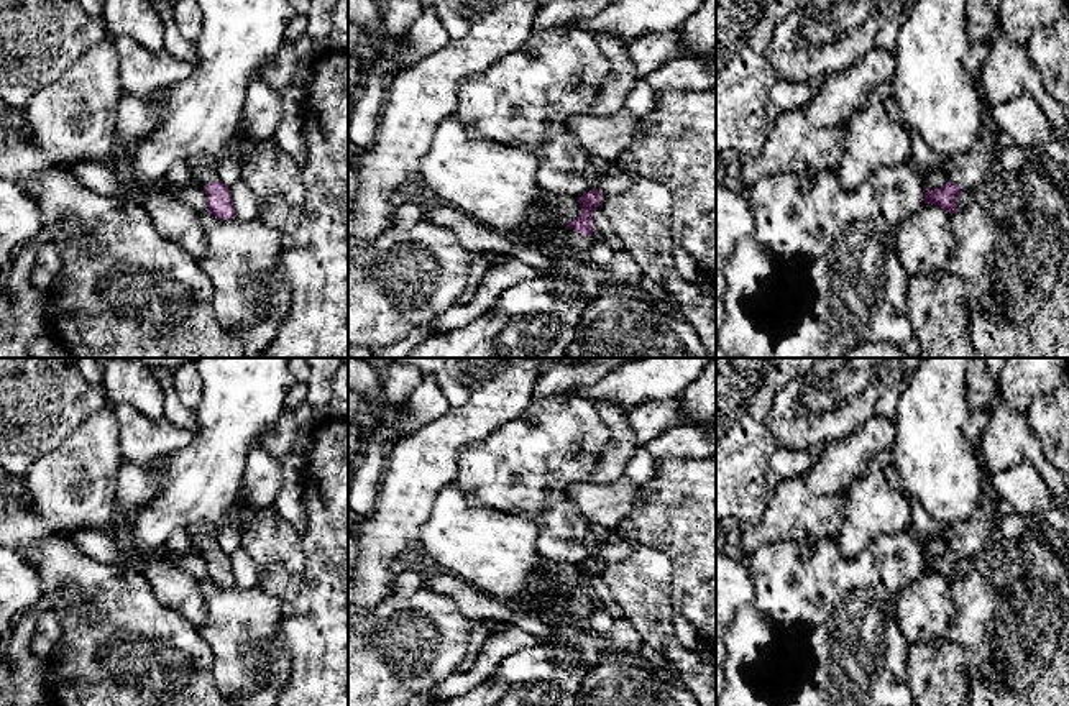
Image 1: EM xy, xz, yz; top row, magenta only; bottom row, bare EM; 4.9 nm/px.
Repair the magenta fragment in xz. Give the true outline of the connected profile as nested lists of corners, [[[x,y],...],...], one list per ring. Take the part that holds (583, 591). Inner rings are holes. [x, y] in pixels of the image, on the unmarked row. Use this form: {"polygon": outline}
{"polygon": [[[598,557],[578,565],[581,581],[568,589],[568,598],[558,603],[548,616],[553,619],[567,619],[575,622],[585,622],[593,611],[593,578],[601,575],[603,562]]]}

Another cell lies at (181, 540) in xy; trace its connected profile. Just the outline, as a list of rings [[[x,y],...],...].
[[[189,529],[174,530],[164,542],[163,552],[184,555],[194,550],[194,535]]]

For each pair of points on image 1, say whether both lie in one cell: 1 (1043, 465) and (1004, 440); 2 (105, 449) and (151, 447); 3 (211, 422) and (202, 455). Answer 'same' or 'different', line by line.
1: same
2: different
3: same

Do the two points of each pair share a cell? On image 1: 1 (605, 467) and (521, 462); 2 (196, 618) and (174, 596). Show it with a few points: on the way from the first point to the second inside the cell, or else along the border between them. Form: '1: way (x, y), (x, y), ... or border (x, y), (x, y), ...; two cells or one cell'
1: border (610, 430), (610, 444), (590, 480); two cells
2: way (191, 613), (179, 601); one cell

